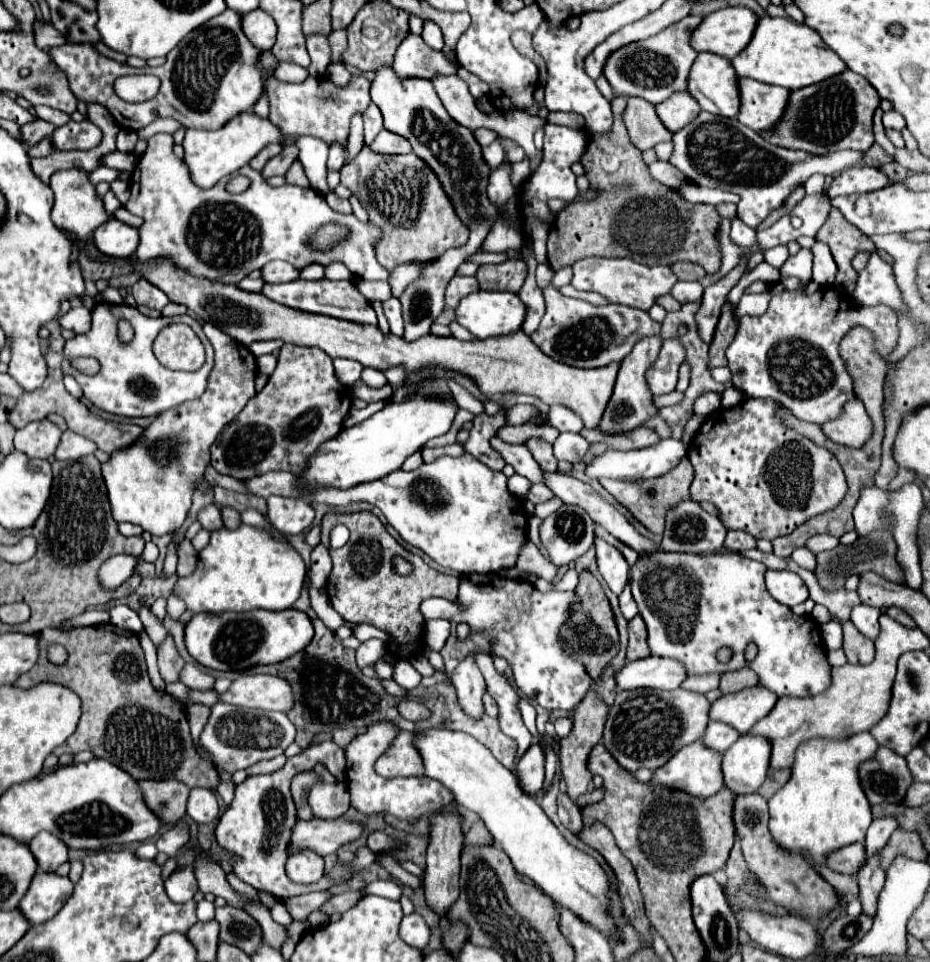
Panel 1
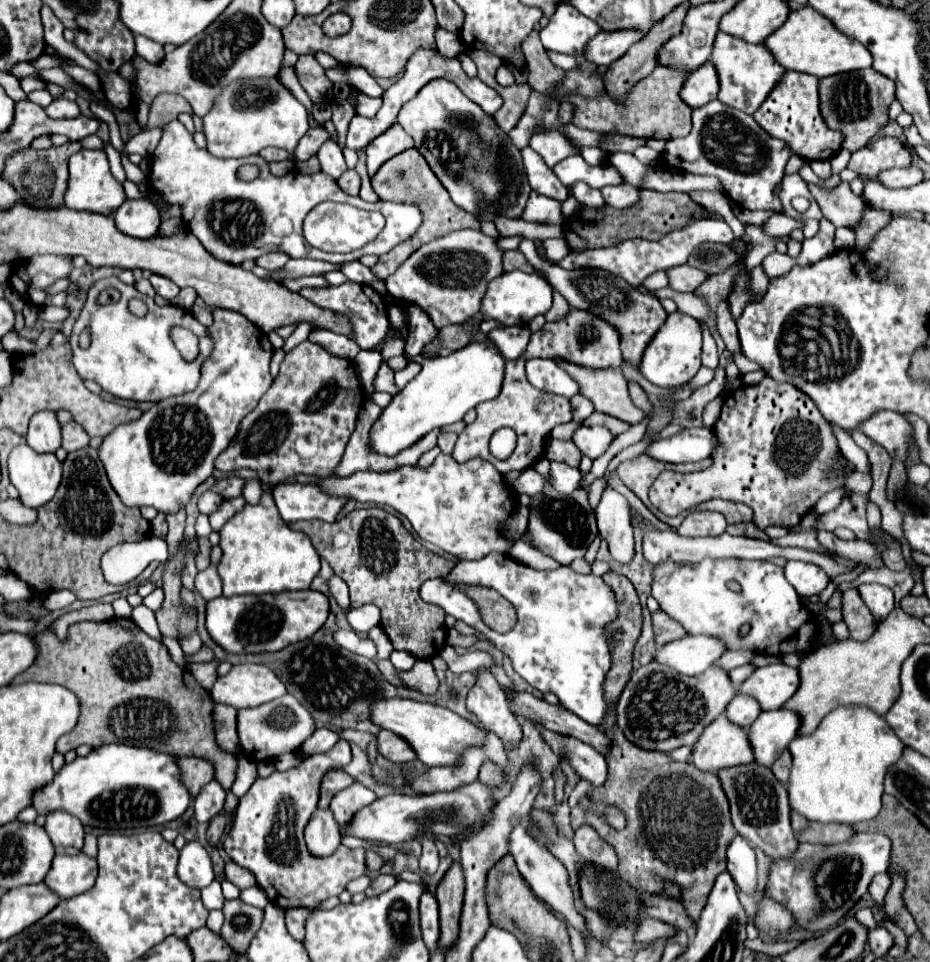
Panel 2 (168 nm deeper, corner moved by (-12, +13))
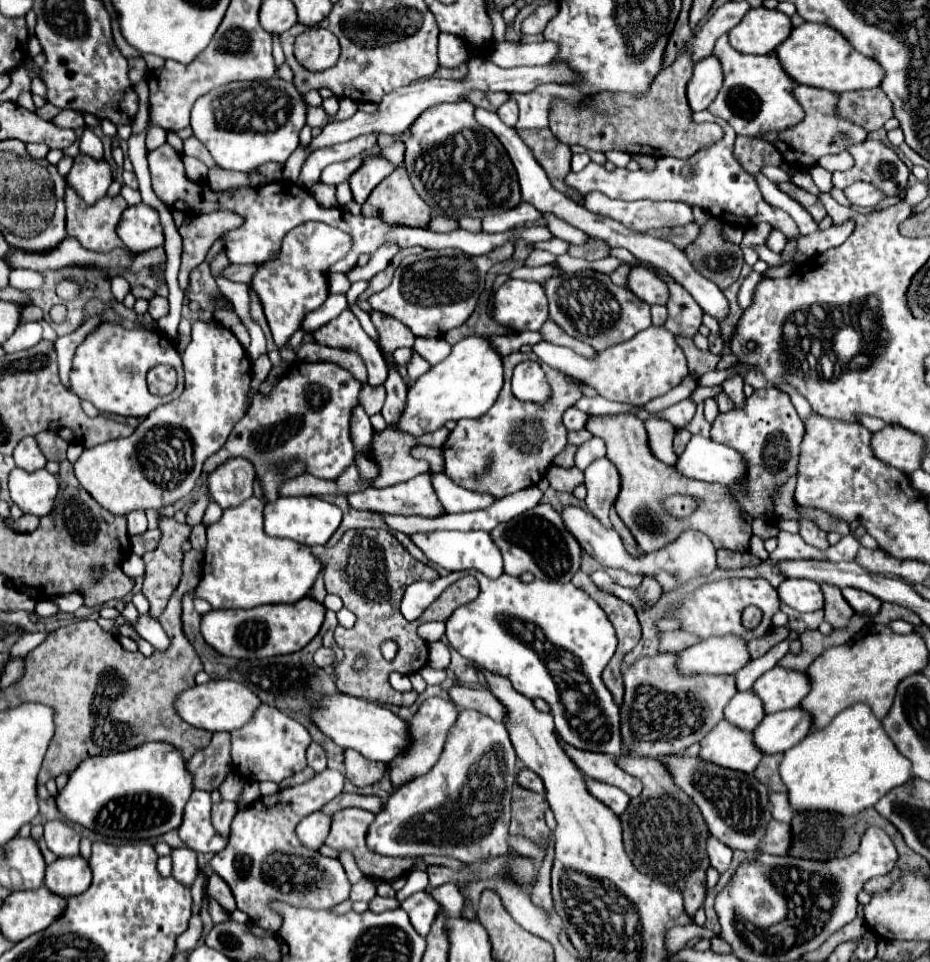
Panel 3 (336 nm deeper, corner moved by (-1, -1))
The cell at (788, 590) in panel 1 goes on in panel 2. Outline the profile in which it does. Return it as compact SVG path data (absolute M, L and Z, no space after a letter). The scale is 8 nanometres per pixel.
M790 560L784 564L784 576L800 596L820 594L828 584L828 574L812 562Z

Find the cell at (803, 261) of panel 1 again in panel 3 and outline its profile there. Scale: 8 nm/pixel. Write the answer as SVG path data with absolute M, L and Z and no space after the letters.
M701 110L693 114L695 122L715 122L725 130L725 136L713 144L711 148L705 148L697 152L693 158L687 160L677 160L677 158L659 158L655 172L629 172L625 168L615 168L613 172L605 170L605 166L589 162L581 172L569 172L565 182L579 190L583 196L589 190L599 190L607 194L609 198L617 200L679 200L679 202L689 202L689 206L701 206L705 208L713 218L725 224L739 224L739 226L755 226L759 222L767 222L771 226L777 226L785 236L799 236L797 224L793 218L767 204L753 180L751 174L747 174L741 164L733 158L733 142L735 142L735 132L733 128L721 120L719 116L713 116L709 110Z

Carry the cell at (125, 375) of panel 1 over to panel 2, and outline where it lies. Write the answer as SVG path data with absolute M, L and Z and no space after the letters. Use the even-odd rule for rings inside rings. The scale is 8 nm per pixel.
M112 276L106 280L98 280L90 288L82 314L74 324L74 330L70 336L70 346L72 346L72 362L82 380L94 380L102 386L104 392L114 394L118 398L136 400L136 402L160 402L170 396L192 392L198 386L200 376L202 376L202 364L212 354L214 340L212 340L208 328L204 324L200 324L192 316L192 312L172 306L172 304L158 306L152 298L140 294L134 286L126 286L116 276ZM106 288L116 288L120 292L120 298L110 304L98 304L98 296ZM130 298L140 298L146 302L148 314L144 318L138 318L128 310ZM176 324L182 324L190 330L200 332L200 354L192 362L186 362L170 340L170 328ZM84 330L90 332L90 340L92 340L90 348L86 348L86 350L78 346L78 336ZM104 344L108 346L108 354L114 354L116 360L104 360ZM158 354L170 354L170 360L152 360Z

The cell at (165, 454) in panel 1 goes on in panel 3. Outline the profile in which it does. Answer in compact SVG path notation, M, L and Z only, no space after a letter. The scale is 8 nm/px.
M197 320L191 330L191 342L181 358L185 370L185 390L177 400L153 410L131 436L85 448L73 464L75 476L81 486L111 514L125 516L133 510L161 510L163 506L173 504L189 494L201 476L205 458L215 454L225 444L225 438L231 434L233 426L241 416L245 416L245 400L251 382L251 362L239 340L227 328L223 328L217 320Z

